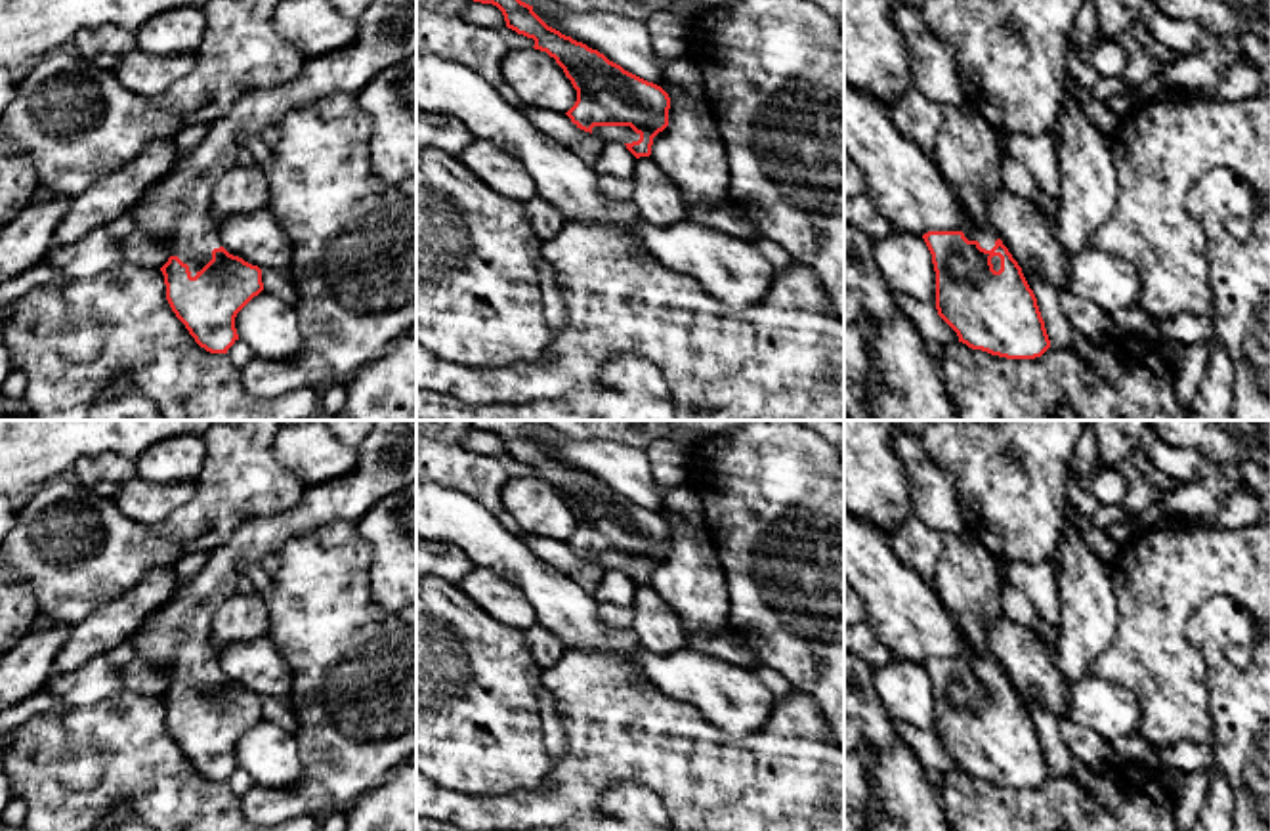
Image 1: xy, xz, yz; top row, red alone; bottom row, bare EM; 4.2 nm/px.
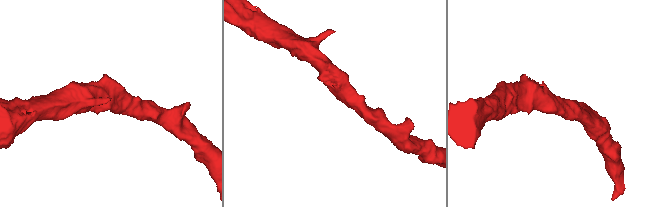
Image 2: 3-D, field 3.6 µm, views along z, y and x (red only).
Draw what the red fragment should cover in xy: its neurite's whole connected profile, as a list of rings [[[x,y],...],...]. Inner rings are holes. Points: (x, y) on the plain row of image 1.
[[[374,420],[355,449],[357,466],[348,476],[306,487],[300,501],[285,512],[243,522],[225,544],[204,554],[202,569],[183,581],[128,638],[136,659],[159,667],[170,678],[172,684],[160,695],[166,728],[195,770],[210,781],[227,781],[239,768],[235,745],[264,718],[262,697],[222,674],[210,634],[216,609],[237,590],[239,567],[275,554],[294,535],[336,520],[355,523],[382,499],[416,481],[416,420]]]

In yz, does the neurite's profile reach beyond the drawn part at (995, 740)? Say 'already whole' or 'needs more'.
needs more

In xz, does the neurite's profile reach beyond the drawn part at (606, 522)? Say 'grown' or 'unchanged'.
grown

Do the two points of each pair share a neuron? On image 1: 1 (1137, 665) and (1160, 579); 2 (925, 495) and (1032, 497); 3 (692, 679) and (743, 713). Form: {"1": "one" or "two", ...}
{"1": "one", "2": "two", "3": "one"}

